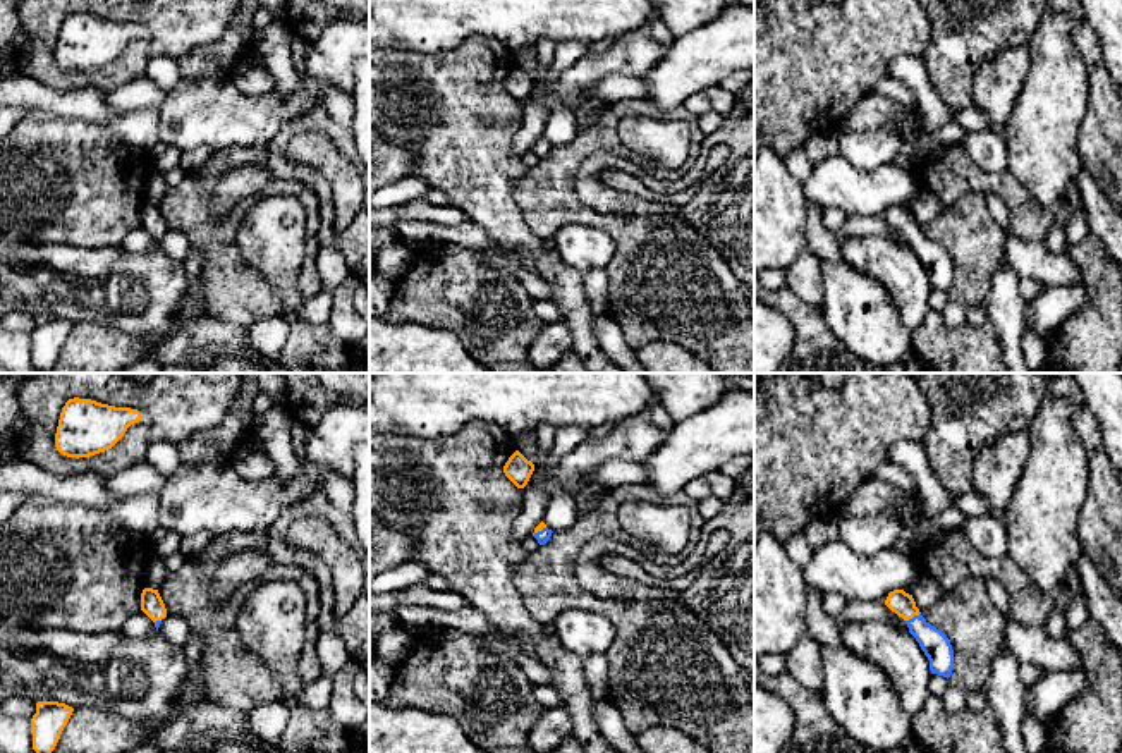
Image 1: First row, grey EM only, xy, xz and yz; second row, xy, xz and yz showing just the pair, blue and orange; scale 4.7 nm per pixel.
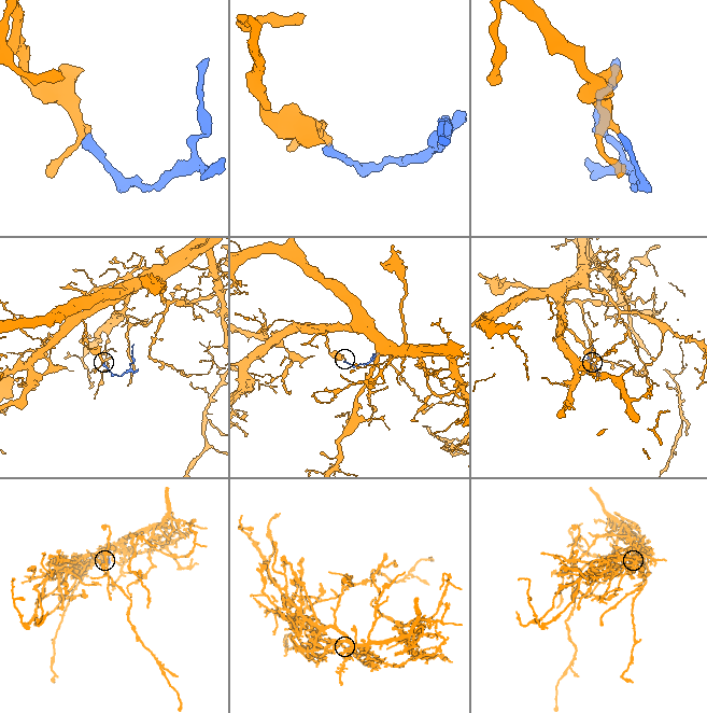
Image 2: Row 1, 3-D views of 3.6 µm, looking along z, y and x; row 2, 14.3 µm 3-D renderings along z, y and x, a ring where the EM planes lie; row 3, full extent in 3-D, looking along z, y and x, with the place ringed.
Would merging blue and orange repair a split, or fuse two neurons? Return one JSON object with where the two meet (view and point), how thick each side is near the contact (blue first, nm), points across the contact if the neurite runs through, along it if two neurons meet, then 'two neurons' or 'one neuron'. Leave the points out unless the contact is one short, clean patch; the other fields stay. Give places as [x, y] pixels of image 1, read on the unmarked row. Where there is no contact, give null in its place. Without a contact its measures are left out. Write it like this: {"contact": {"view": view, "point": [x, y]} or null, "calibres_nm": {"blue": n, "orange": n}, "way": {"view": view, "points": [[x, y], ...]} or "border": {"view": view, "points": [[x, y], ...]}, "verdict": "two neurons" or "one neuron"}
{"contact": {"view": "yz", "point": [914, 231]}, "calibres_nm": {"blue": 130, "orange": 110}, "way": {"view": "yz", "points": [[935, 260], [918, 241], [914, 231], [902, 219]]}, "verdict": "one neuron"}

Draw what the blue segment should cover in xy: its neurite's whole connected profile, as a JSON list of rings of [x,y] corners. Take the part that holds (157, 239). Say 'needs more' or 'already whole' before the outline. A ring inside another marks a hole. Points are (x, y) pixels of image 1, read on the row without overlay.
needs more | [[[153,203],[143,205],[141,225],[155,237],[155,242],[158,246],[162,236],[167,232],[167,223],[158,205]]]

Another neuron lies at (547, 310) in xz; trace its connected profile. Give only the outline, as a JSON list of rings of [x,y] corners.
[[[552,299],[534,301],[534,311],[545,323],[557,323],[562,320],[560,306]]]

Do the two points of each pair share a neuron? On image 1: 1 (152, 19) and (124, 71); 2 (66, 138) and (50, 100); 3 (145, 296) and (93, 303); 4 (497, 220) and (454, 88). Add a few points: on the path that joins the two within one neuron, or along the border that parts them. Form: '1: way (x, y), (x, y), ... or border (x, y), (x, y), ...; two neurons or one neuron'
1: way (152, 31), (148, 43), (134, 59); one neuron
2: border (55, 114), (60, 117), (81, 117), (97, 126); two neurons
3: way (133, 296), (105, 296); one neuron
4: way (481, 188), (476, 167), (463, 148), (457, 121); one neuron

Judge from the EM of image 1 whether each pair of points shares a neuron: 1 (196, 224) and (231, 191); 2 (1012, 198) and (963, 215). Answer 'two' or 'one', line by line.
1: two
2: two

